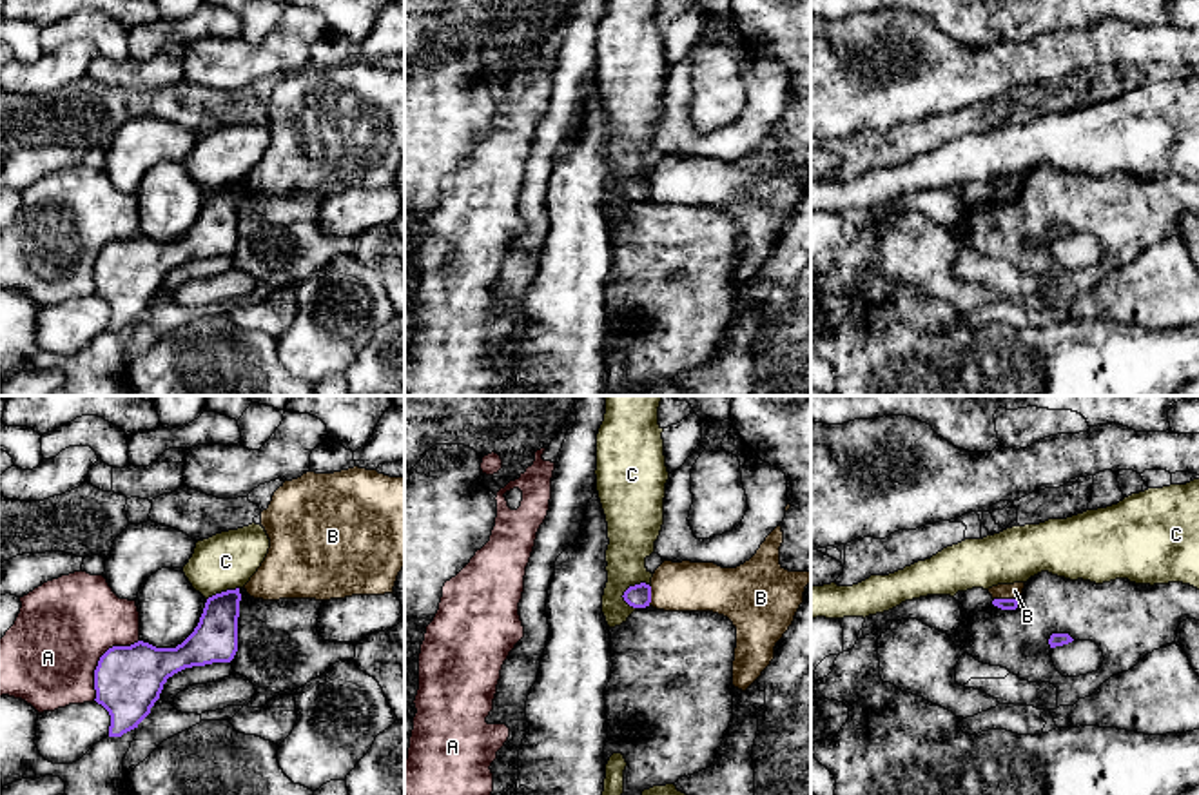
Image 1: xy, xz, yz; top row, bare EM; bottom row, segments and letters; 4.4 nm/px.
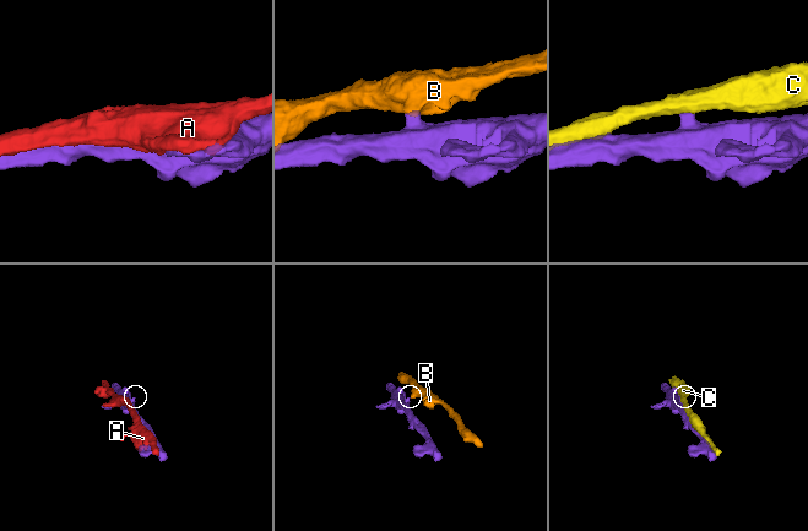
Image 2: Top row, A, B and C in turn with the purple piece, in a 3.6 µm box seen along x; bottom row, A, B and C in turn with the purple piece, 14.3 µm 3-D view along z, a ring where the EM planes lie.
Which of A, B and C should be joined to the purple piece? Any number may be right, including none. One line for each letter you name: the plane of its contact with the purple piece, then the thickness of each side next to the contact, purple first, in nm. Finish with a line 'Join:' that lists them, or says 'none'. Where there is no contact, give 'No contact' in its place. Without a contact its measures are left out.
Join: none

